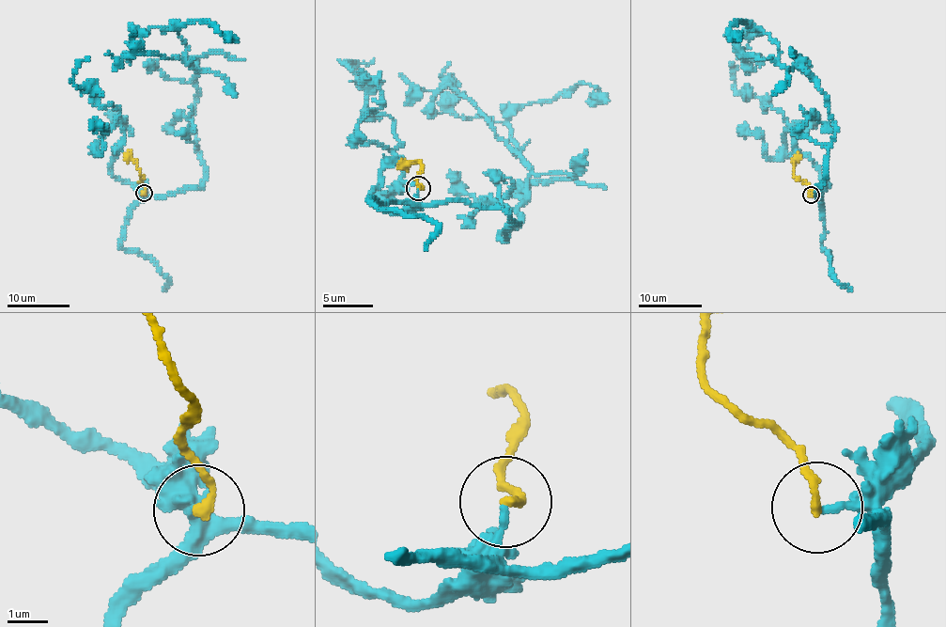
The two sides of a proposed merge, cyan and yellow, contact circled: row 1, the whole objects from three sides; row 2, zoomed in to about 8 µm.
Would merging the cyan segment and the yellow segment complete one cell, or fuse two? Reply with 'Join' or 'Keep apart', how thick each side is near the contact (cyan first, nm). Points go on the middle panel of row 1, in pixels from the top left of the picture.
Join. Thickness 190 nm (cyan) against 240 nm

